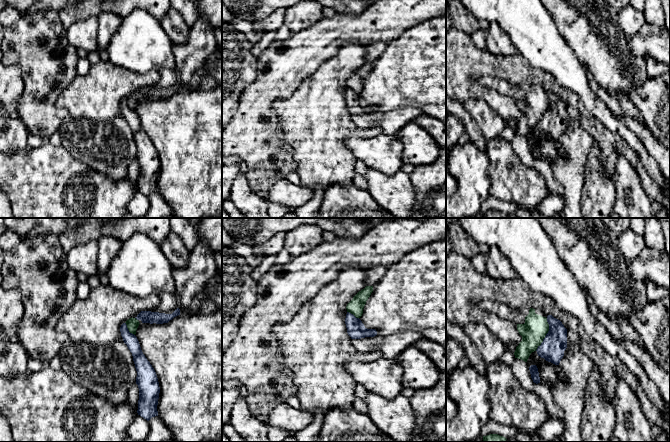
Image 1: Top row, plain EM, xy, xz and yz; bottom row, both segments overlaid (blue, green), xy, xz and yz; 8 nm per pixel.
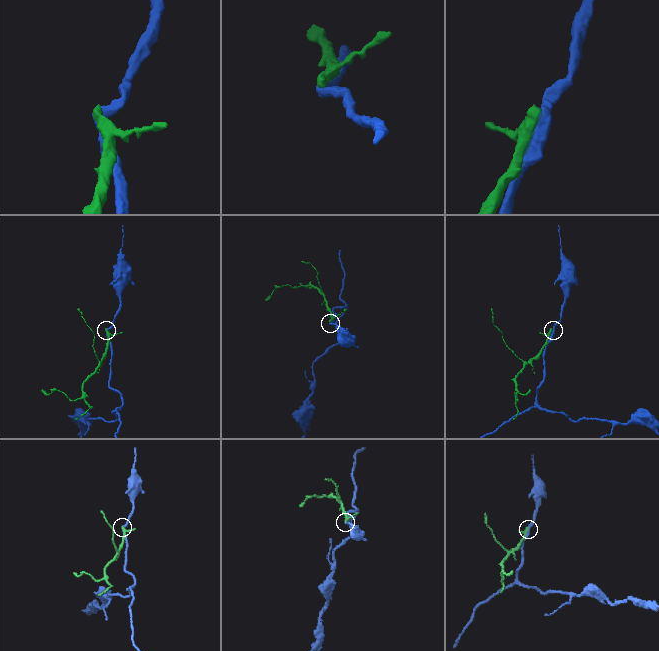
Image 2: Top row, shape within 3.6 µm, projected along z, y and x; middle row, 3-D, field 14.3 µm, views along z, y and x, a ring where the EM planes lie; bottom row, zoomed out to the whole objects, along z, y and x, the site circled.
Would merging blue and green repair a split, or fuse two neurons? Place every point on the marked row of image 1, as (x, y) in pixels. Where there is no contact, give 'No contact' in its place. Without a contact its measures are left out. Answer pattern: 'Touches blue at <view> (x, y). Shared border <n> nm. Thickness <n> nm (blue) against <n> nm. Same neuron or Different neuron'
Touches blue at yz (546, 334). Shared border 280 nm. Thickness 200 nm (blue) against 200 nm. Different neuron

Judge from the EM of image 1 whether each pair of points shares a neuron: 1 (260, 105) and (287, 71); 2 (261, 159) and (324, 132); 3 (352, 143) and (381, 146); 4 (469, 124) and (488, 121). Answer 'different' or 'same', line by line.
1: same
2: different
3: same
4: different

